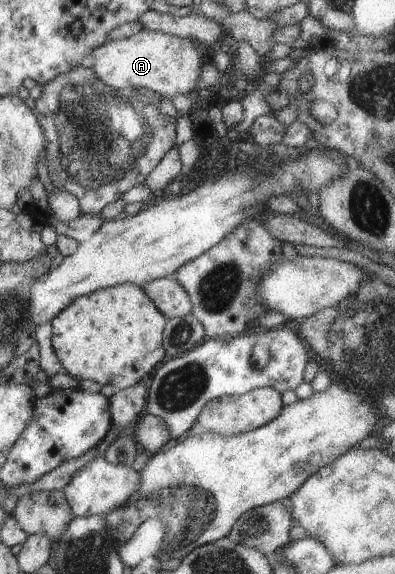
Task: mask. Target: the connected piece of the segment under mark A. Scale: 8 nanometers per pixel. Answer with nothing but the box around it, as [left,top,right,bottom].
[86,29,201,99]

